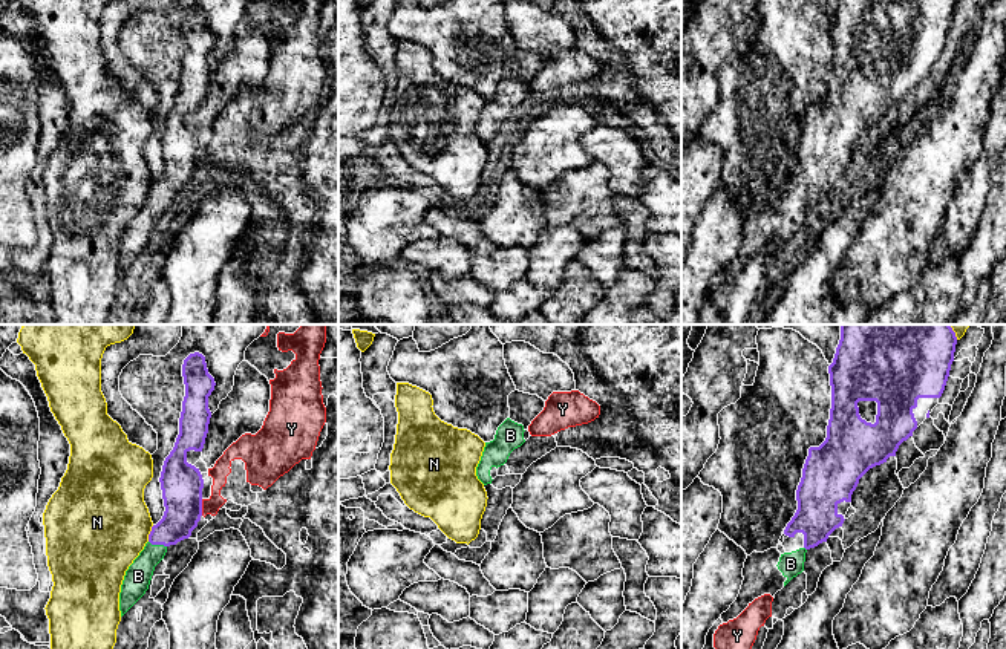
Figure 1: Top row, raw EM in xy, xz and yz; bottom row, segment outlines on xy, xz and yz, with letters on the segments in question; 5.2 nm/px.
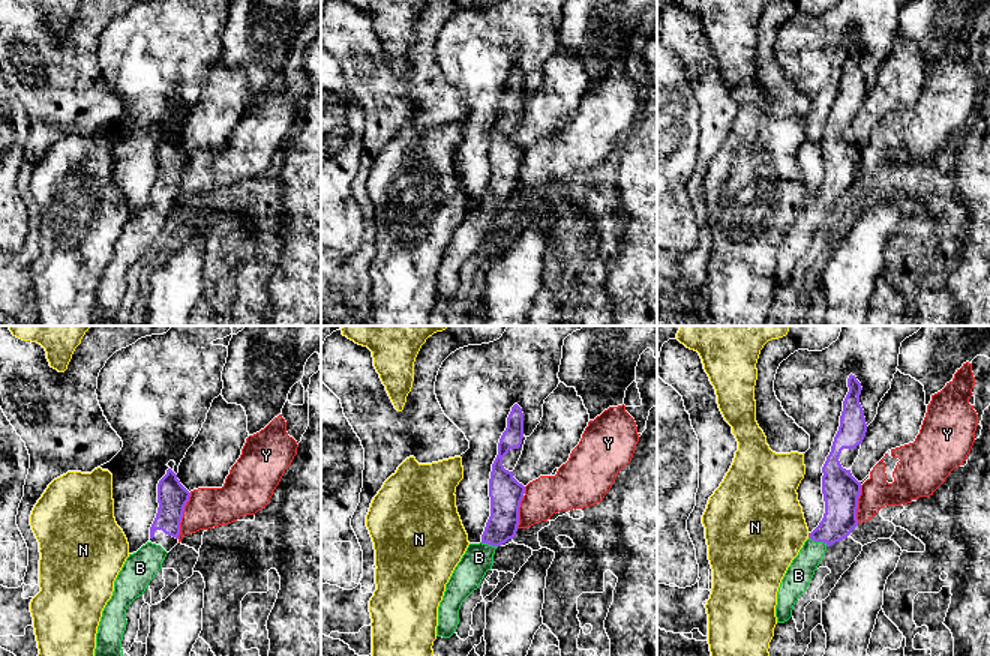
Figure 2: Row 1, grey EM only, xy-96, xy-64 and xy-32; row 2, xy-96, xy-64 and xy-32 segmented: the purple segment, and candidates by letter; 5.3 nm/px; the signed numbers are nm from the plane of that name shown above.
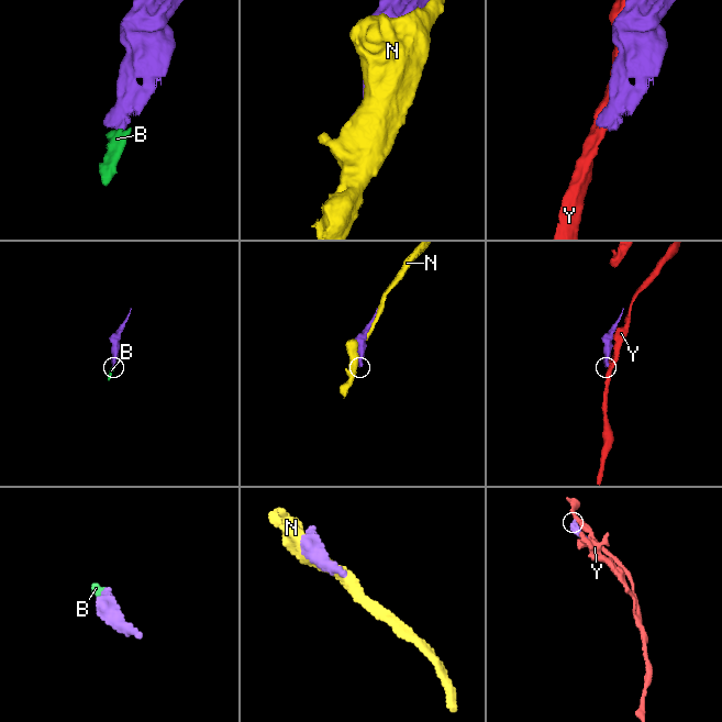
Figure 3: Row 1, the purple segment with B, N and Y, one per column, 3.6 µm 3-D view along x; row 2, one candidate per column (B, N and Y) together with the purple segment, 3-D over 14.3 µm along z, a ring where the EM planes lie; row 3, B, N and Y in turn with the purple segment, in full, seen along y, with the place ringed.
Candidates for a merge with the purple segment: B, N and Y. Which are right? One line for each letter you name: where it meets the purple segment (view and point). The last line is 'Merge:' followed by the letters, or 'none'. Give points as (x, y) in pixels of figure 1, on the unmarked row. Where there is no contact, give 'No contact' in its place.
B: Touches purple at xy (158, 201)
Merge: B

